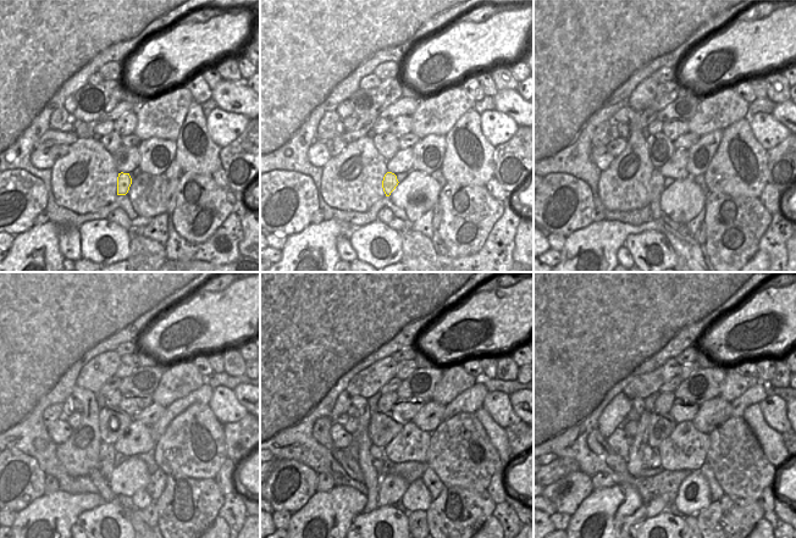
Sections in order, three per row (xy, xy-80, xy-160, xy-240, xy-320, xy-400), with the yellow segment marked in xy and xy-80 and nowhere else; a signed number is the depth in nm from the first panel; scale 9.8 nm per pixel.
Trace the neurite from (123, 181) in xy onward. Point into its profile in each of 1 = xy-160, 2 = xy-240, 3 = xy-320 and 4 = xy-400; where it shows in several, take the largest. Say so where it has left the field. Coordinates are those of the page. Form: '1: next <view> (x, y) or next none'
1: next xy-160 (657, 179)
2: next xy-240 (106, 451)
3: next xy-320 (376, 453)
4: next xy-400 (648, 451)

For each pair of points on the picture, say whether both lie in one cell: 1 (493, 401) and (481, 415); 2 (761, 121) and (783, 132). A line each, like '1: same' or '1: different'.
1: different
2: same

